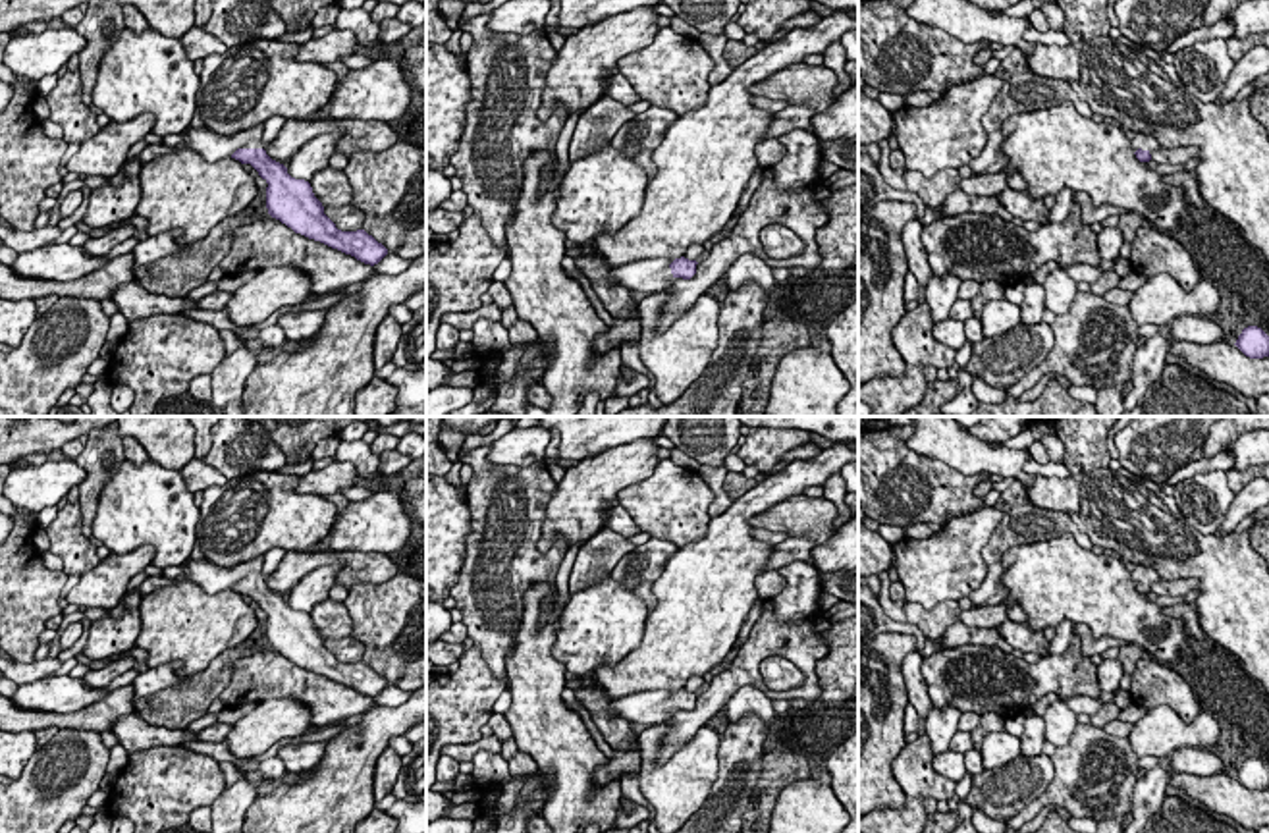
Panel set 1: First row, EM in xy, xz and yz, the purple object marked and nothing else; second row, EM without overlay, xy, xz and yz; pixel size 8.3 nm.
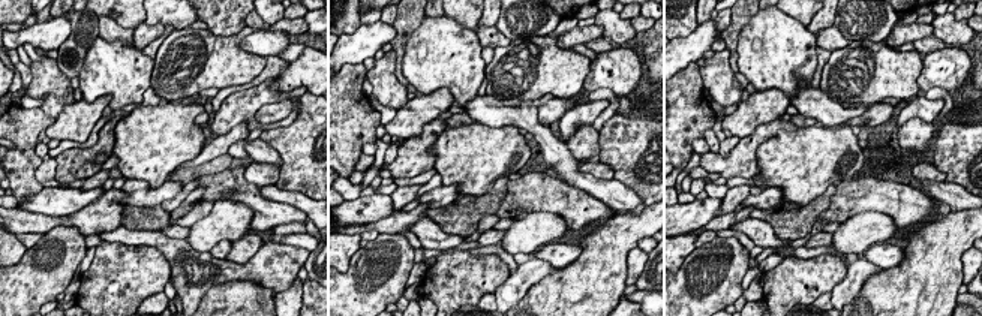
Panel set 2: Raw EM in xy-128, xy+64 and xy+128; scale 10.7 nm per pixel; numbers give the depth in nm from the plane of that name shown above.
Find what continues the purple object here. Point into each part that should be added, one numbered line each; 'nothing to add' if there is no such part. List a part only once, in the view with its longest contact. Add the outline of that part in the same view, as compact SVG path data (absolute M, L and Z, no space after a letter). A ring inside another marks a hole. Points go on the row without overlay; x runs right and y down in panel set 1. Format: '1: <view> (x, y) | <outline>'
1: xy (213, 579) | M206 557L189 559L183 577L199 584L206 594L216 594L220 590L231 590L237 580L264 580L262 565L264 557L255 557L230 569L220 569Z

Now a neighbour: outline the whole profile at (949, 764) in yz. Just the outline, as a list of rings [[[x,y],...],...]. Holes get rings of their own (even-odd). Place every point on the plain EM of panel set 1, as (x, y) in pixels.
[[[951,748],[943,754],[935,754],[932,766],[939,775],[955,783],[958,783],[966,775],[964,754]]]

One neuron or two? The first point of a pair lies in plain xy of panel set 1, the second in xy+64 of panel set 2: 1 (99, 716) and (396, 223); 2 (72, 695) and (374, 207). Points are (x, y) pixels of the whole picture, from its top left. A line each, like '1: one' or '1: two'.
1: one
2: one

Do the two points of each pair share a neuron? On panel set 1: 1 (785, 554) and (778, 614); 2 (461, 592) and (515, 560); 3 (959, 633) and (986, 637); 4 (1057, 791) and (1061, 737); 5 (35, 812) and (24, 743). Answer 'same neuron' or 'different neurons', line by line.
1: different neurons
2: same neuron
3: same neuron
4: different neurons
5: different neurons

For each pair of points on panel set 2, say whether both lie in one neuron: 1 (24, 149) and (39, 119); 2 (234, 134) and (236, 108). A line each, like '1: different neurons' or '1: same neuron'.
1: same neuron
2: different neurons

